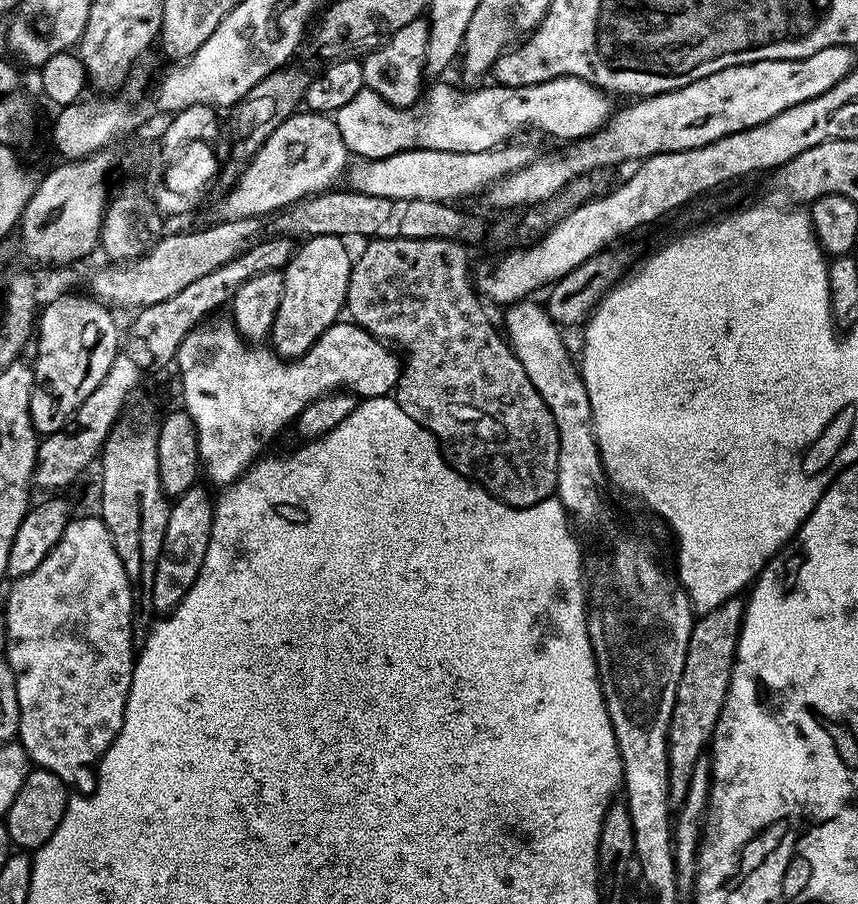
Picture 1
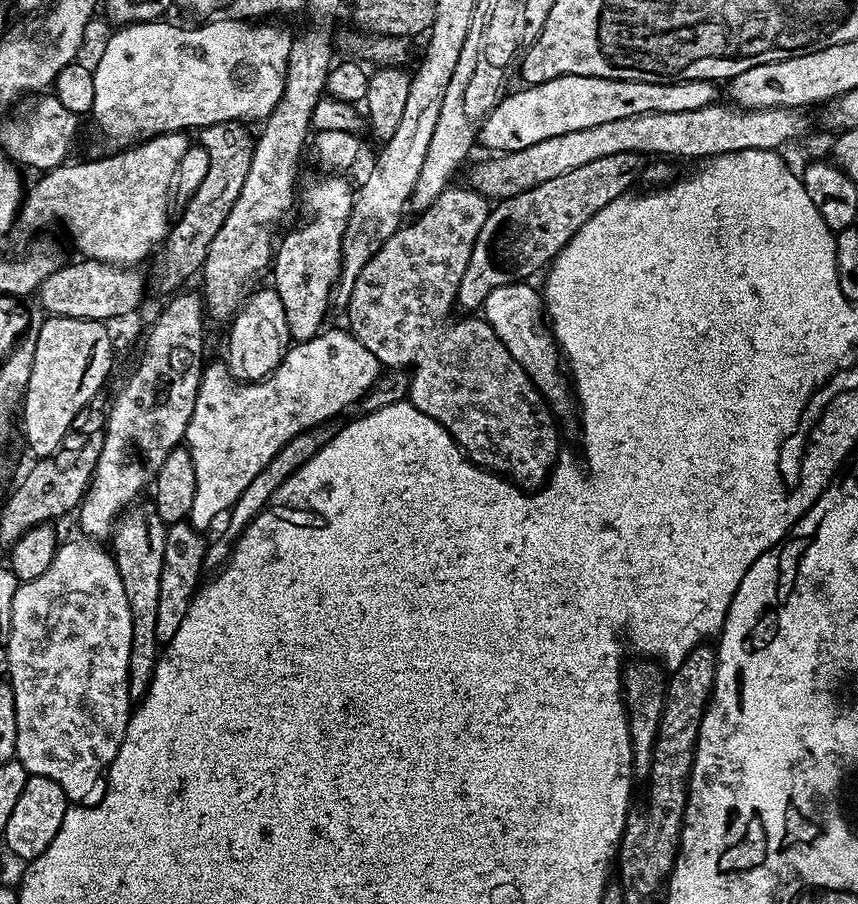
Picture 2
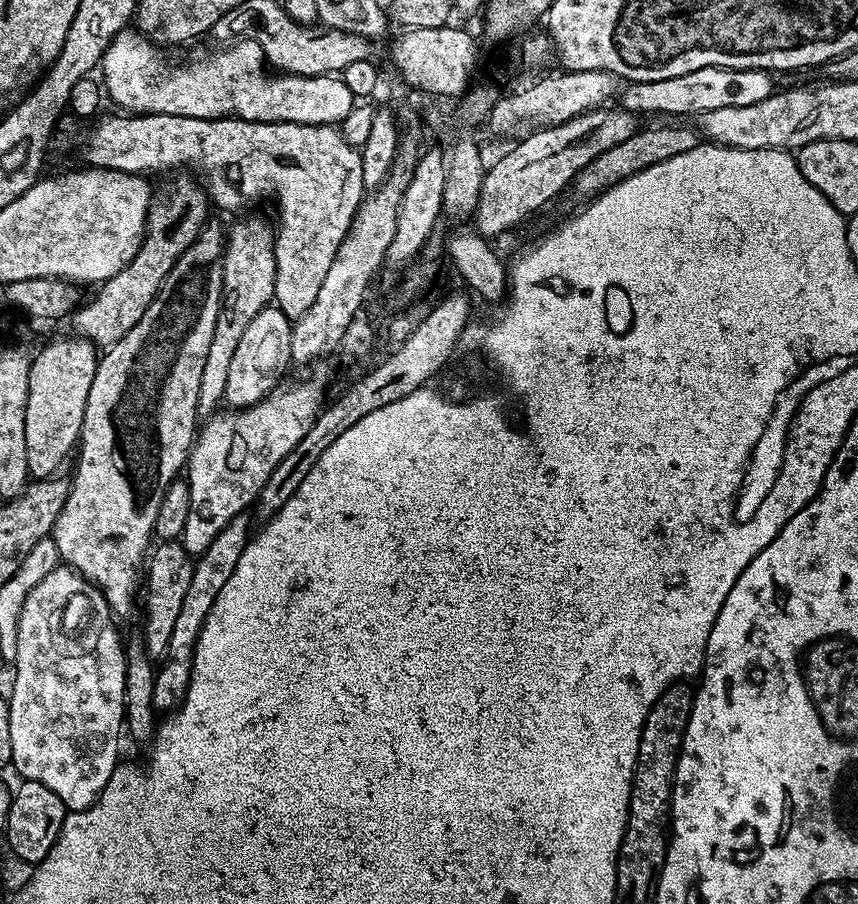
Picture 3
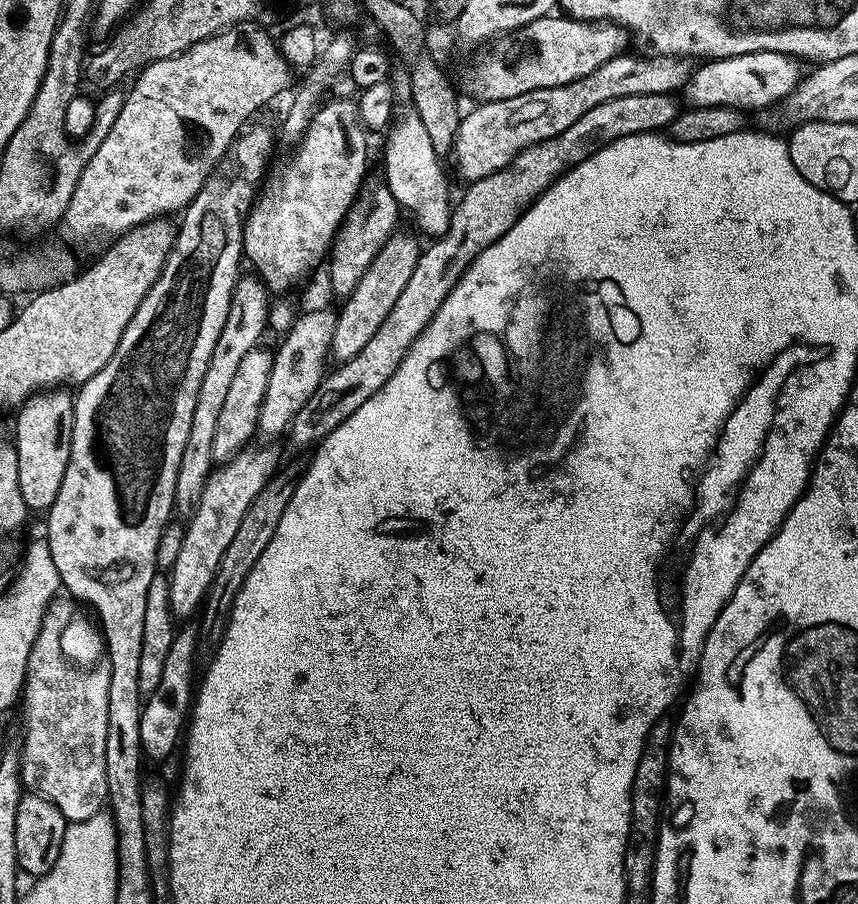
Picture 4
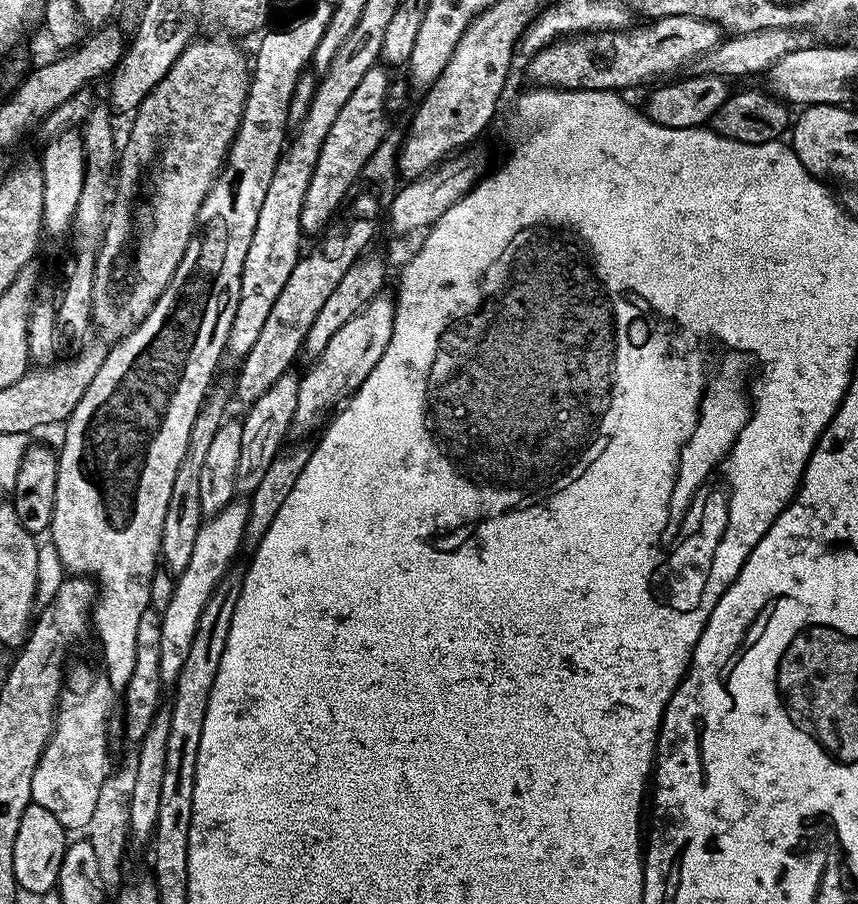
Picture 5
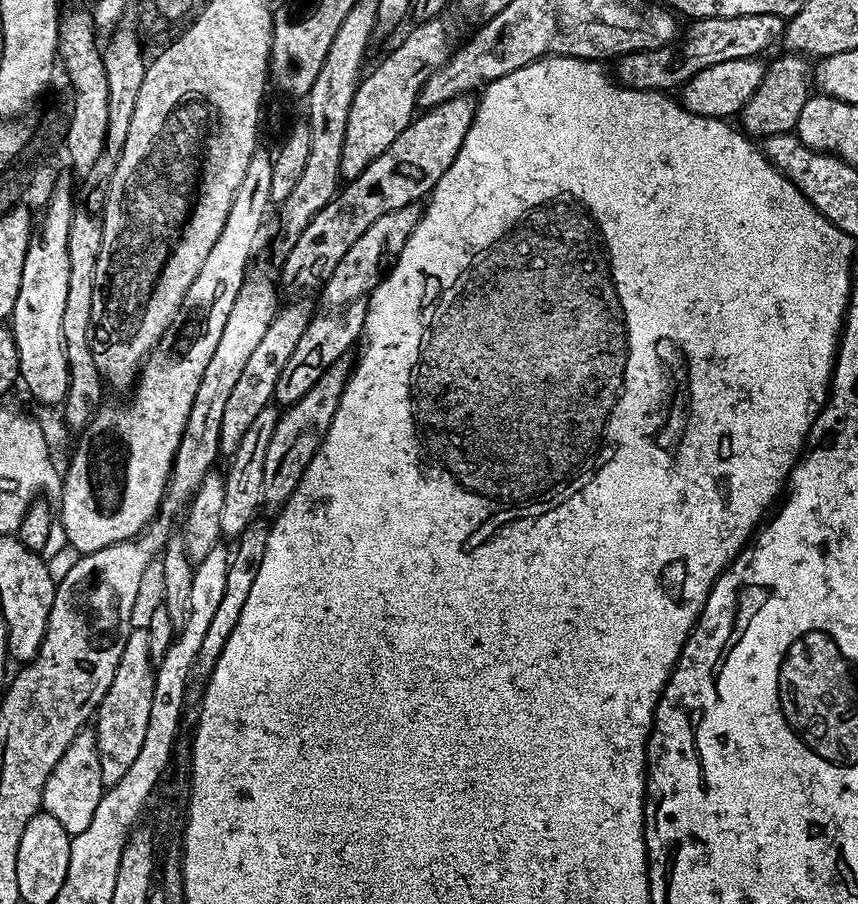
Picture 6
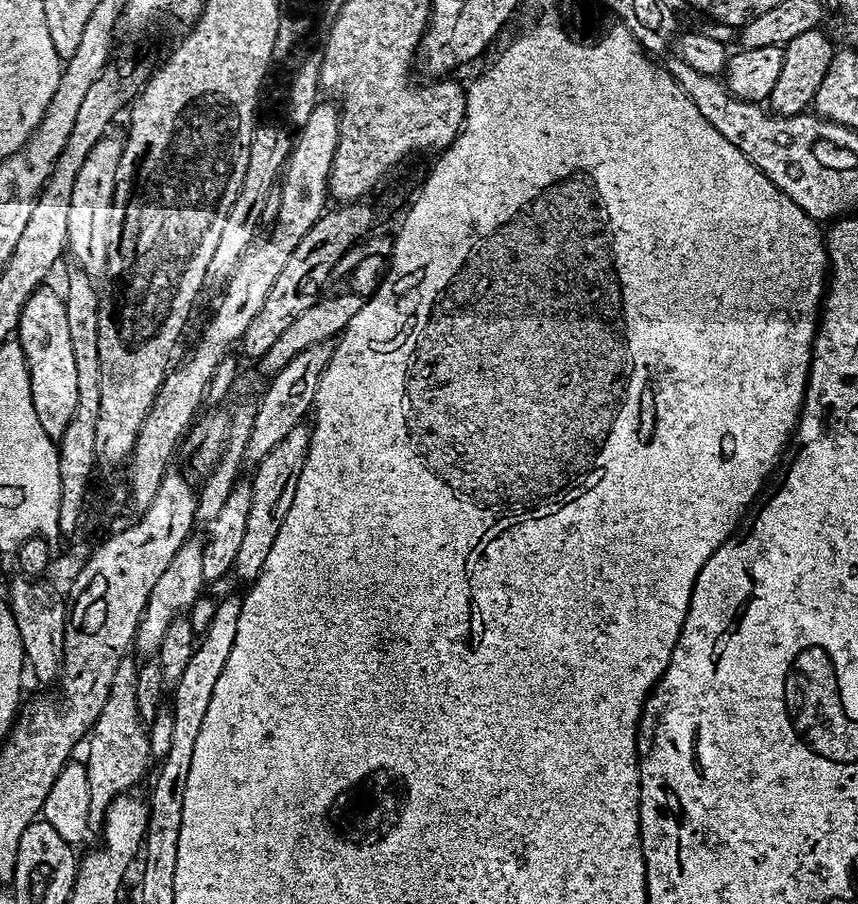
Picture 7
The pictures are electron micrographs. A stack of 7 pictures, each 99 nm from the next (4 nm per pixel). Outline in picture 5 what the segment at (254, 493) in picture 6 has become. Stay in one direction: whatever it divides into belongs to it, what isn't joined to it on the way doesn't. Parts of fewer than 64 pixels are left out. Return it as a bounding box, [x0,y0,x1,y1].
[236,371,300,494]

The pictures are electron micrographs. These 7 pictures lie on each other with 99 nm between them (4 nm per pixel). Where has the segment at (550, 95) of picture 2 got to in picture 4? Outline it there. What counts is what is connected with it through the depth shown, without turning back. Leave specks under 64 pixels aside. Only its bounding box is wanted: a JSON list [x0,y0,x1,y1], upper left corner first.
[682,52,802,109]

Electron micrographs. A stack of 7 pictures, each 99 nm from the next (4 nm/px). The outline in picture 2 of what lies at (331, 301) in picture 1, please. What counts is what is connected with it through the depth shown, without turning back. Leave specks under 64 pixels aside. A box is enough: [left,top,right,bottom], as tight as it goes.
[274,174,353,342]

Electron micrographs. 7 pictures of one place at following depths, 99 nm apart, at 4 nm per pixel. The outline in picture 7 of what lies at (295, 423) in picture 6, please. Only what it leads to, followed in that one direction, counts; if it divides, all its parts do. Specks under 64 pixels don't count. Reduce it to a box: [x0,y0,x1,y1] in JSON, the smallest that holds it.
[234,423,312,582]

